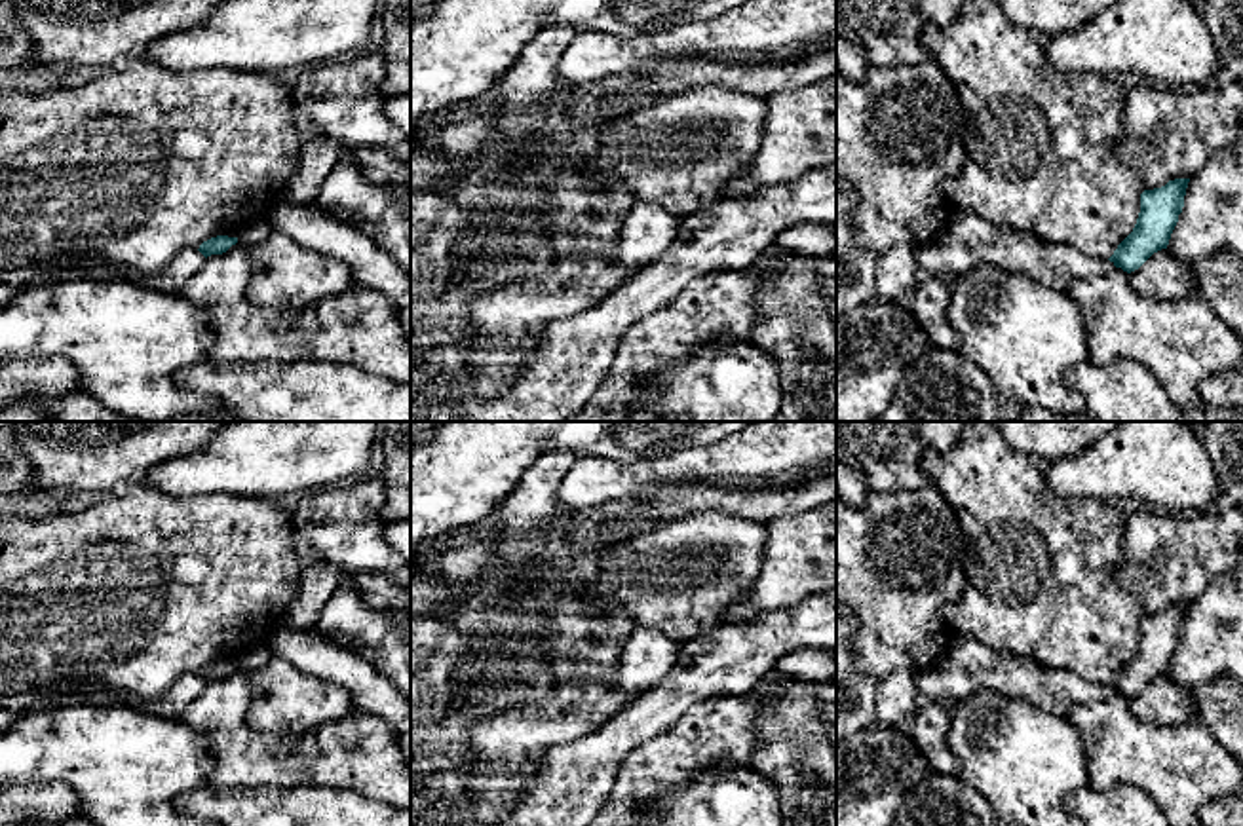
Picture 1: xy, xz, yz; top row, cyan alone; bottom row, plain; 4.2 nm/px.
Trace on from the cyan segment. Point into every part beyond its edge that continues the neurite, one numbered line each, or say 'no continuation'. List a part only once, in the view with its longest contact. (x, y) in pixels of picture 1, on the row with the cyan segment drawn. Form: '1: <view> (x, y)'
no continuation

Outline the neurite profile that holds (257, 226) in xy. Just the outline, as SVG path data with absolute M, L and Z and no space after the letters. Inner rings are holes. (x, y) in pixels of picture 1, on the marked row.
M249 209L245 213L245 226L238 237L238 241L245 245L262 243L274 232L268 216L260 211Z

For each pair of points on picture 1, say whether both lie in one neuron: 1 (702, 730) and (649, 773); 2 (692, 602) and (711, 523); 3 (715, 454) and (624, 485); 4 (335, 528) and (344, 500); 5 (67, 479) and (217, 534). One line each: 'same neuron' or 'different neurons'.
1: same neuron
2: same neuron
3: same neuron
4: same neuron
5: different neurons

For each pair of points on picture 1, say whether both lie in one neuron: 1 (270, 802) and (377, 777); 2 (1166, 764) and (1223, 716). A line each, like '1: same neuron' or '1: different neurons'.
1: different neurons
2: different neurons

